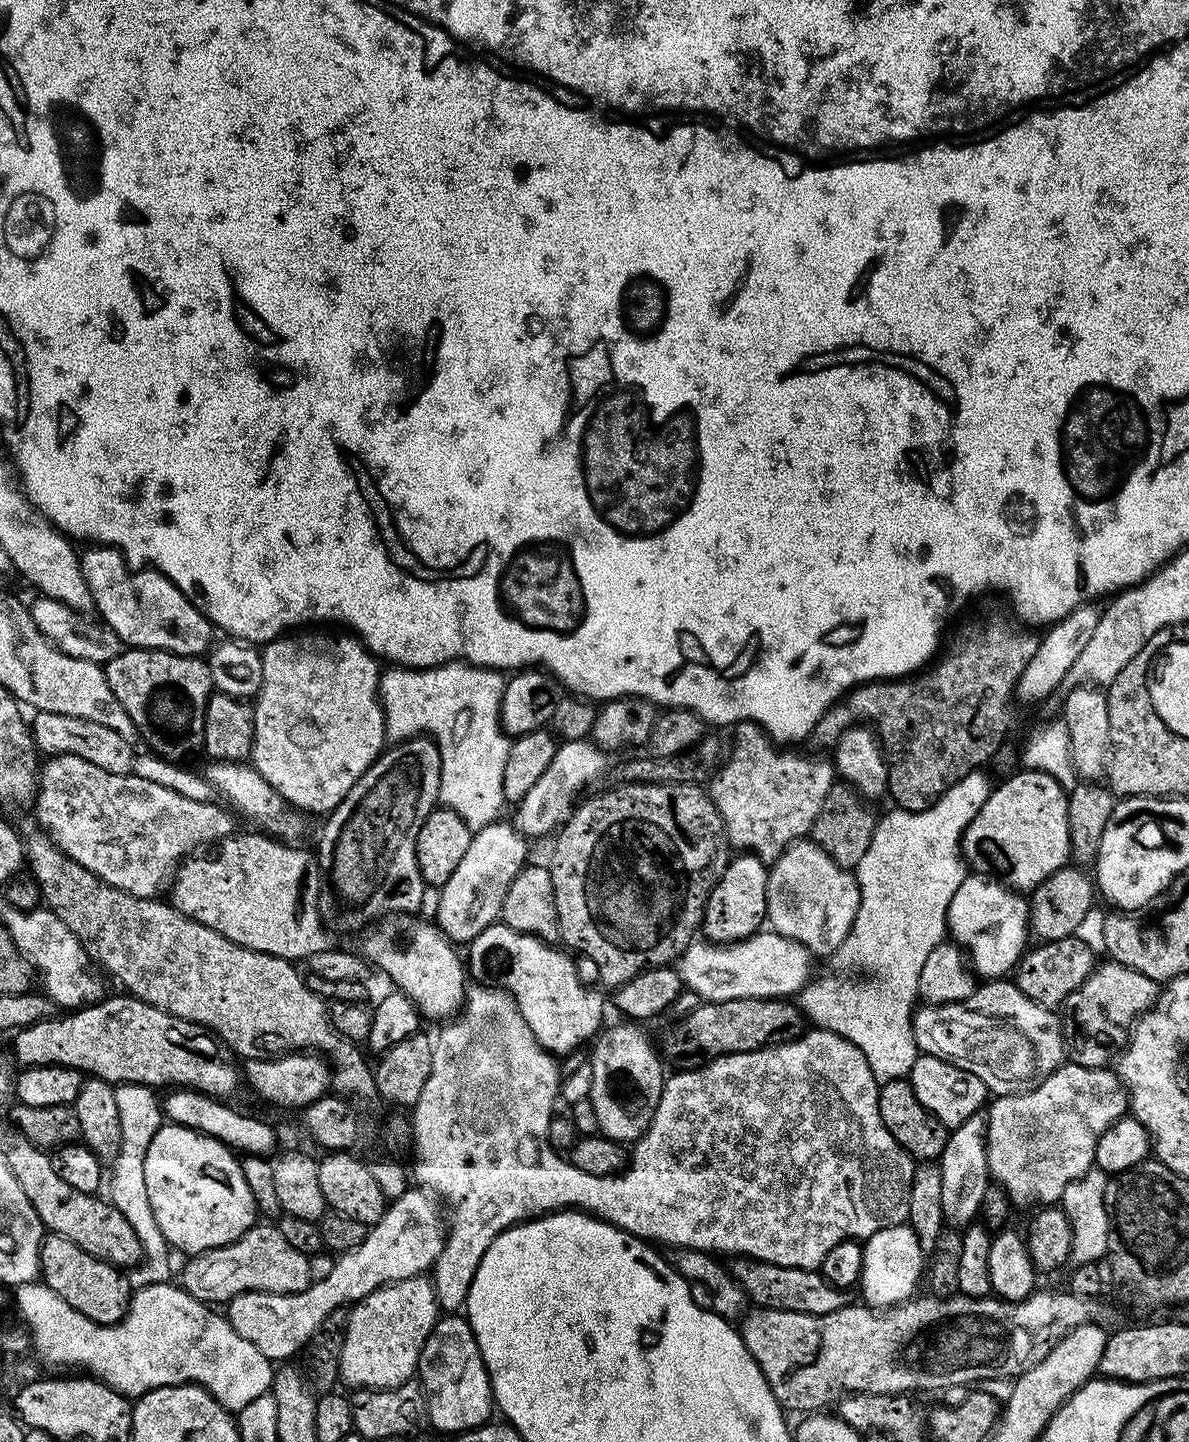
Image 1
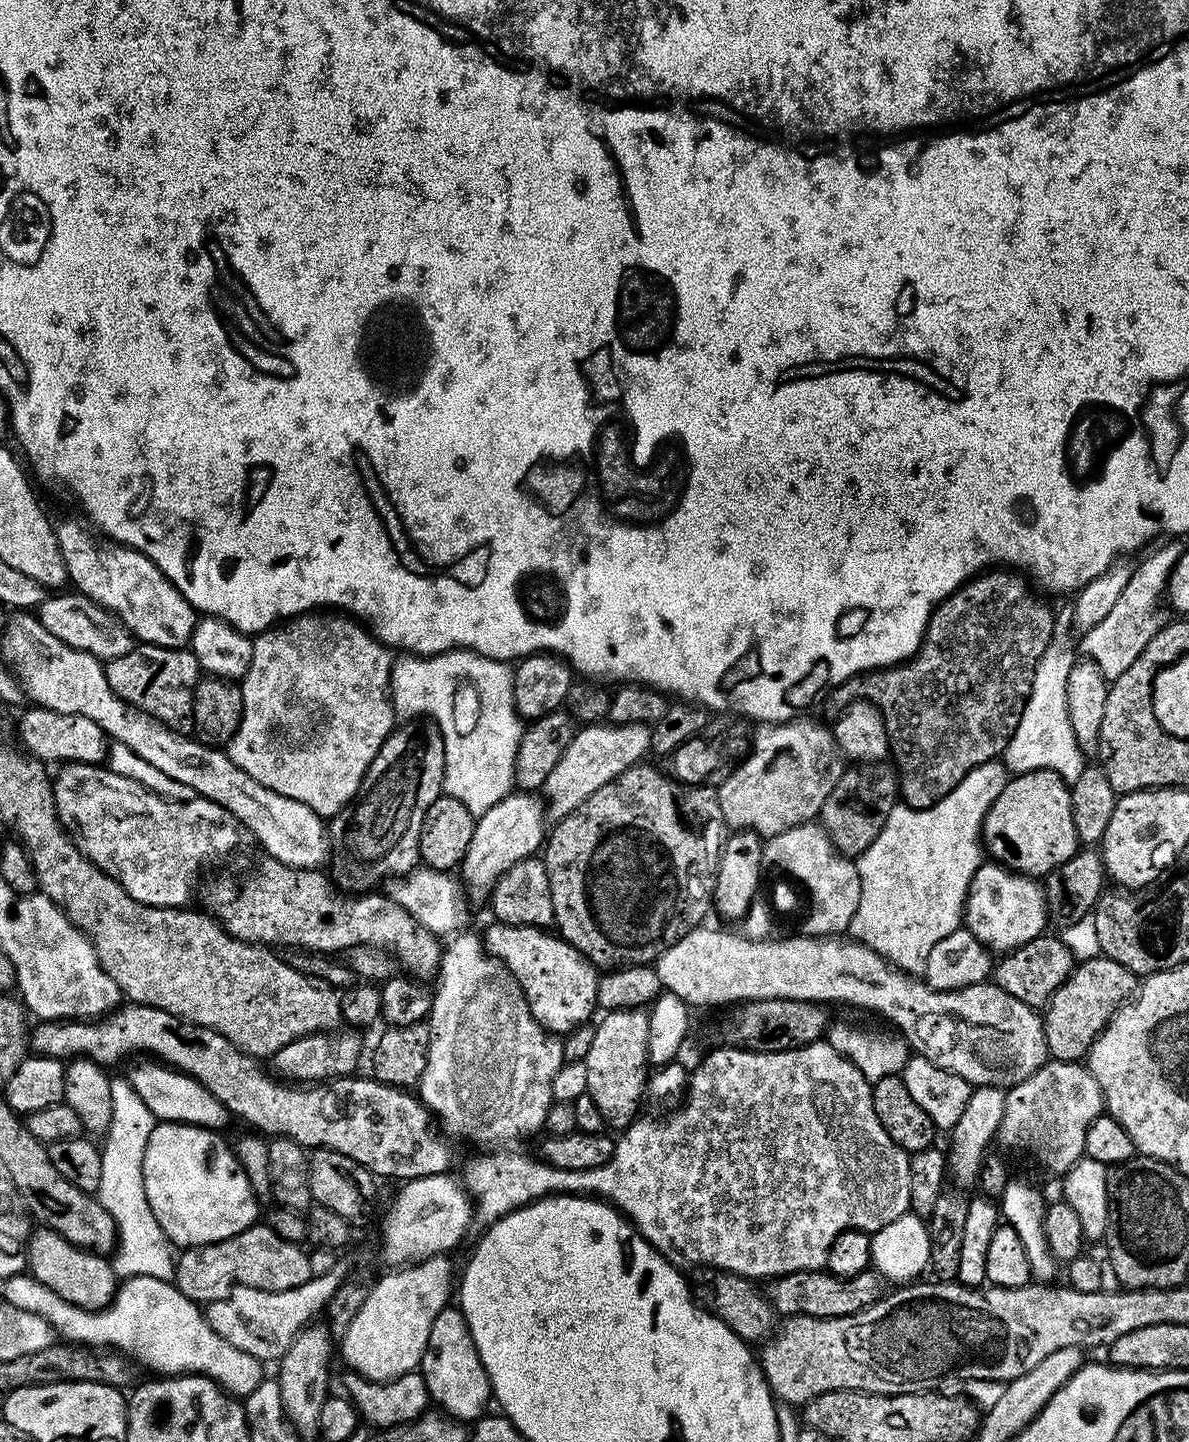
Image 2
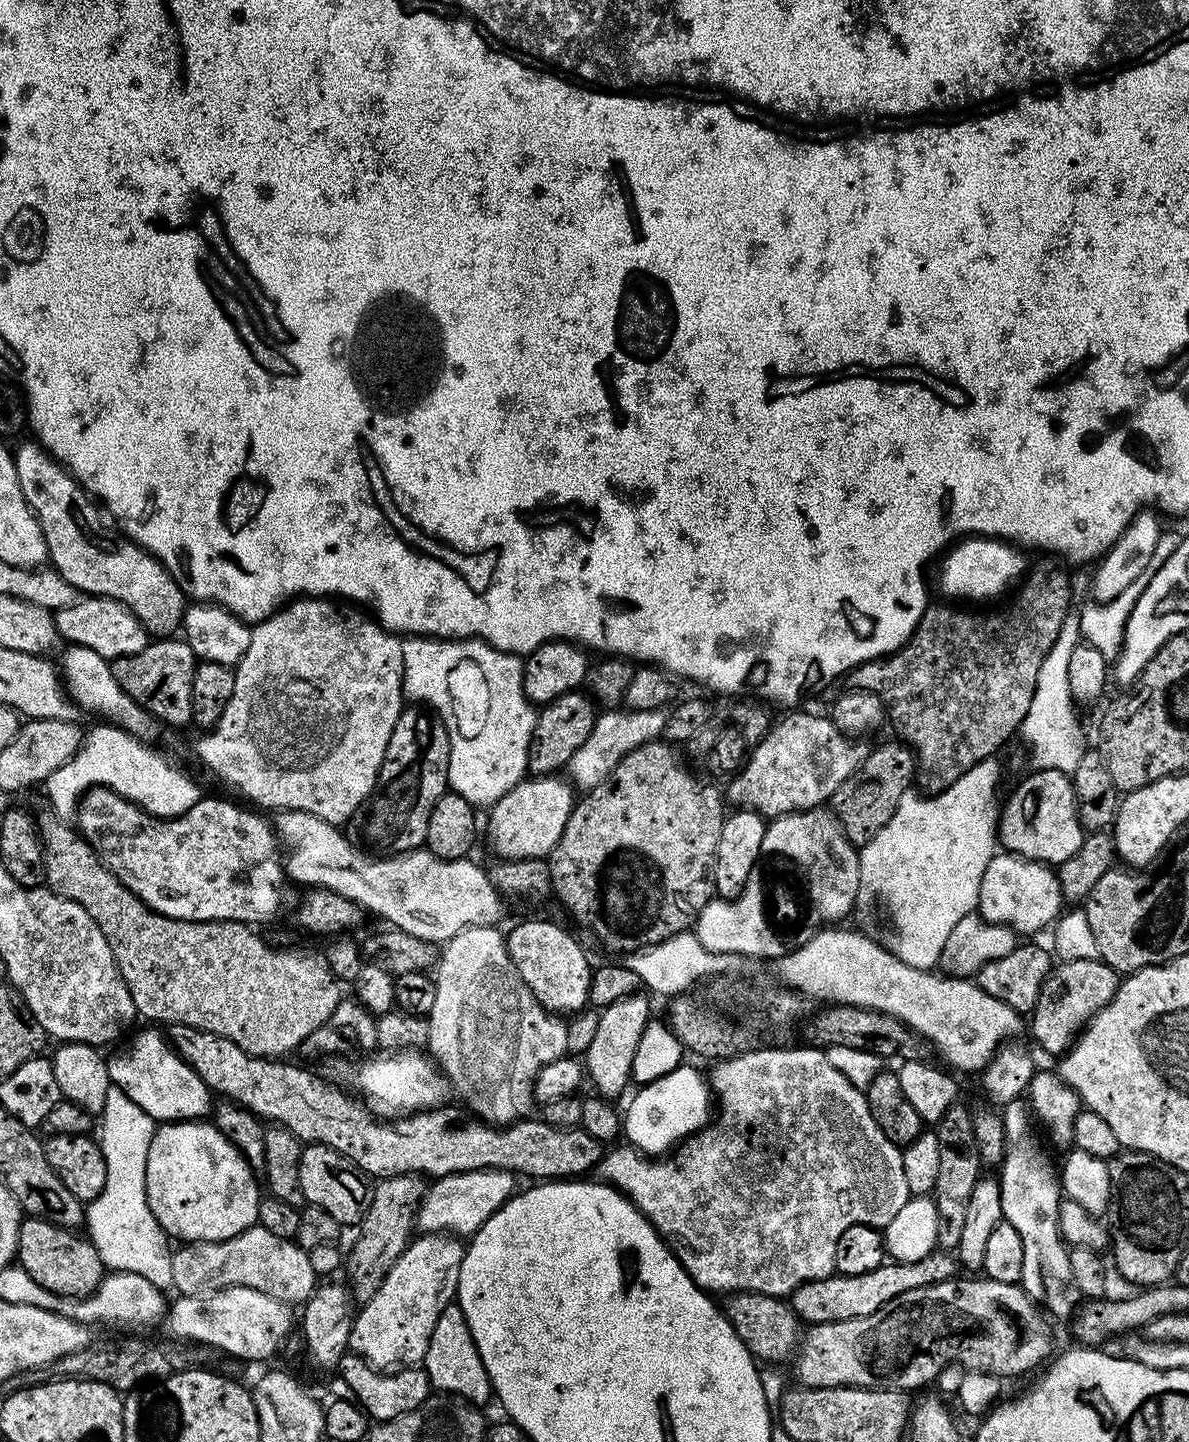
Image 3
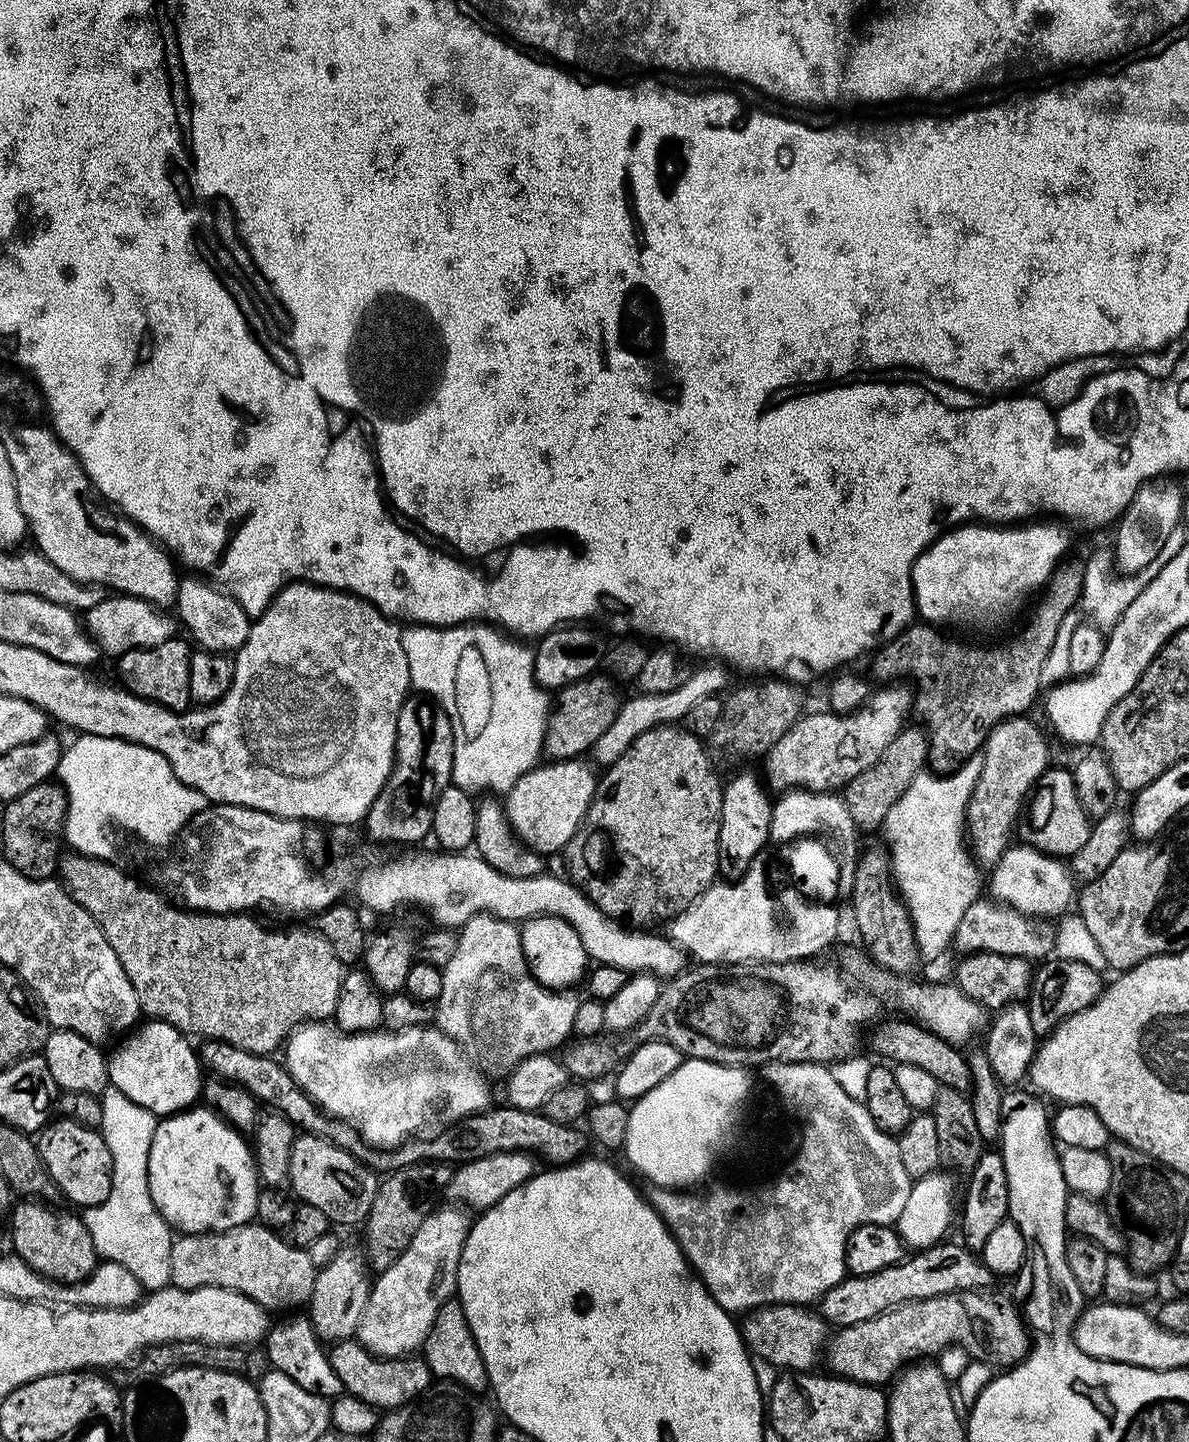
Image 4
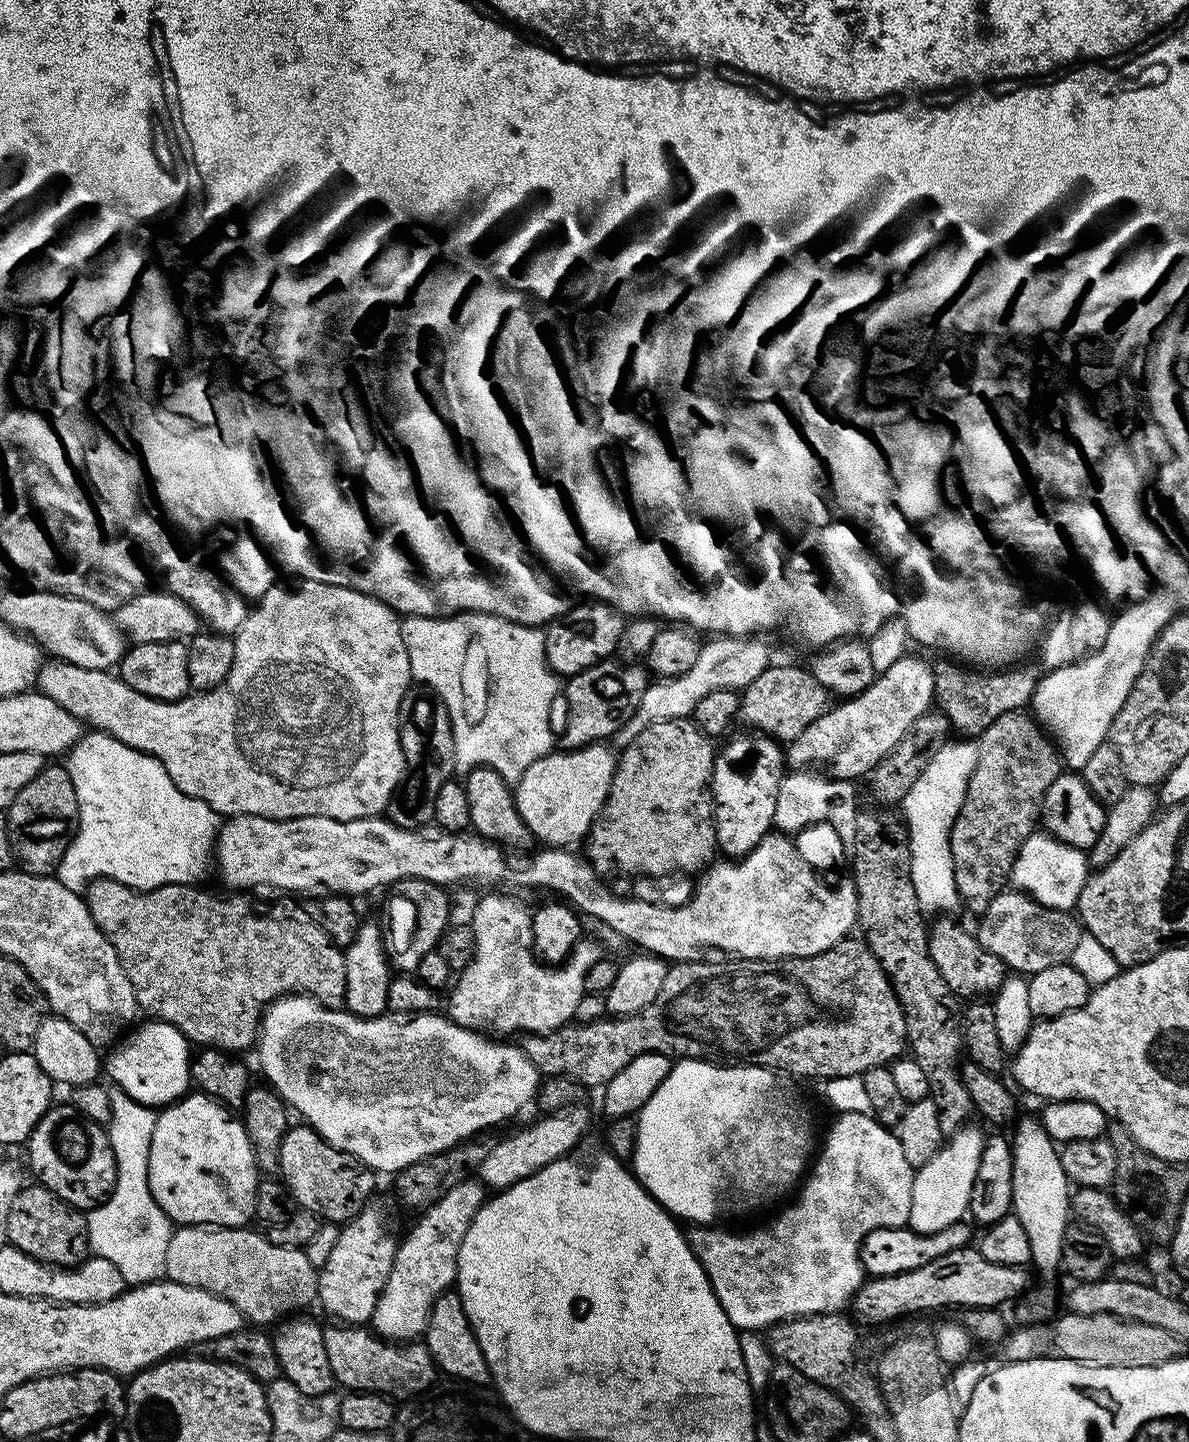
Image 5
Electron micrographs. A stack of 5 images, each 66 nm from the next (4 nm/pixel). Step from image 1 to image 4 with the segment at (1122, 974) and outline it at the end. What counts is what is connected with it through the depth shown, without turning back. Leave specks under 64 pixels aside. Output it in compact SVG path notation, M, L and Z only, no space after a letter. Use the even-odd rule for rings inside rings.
M1052 958L1041 963L1035 969L1032 989L1028 991L1026 997L1026 1007L1030 1014L1030 1026L1034 1026L1037 1037L1047 1036L1053 1028L1096 1003L1096 999L1102 991L1100 975L1101 973L1097 969L1086 966L1082 962Z

